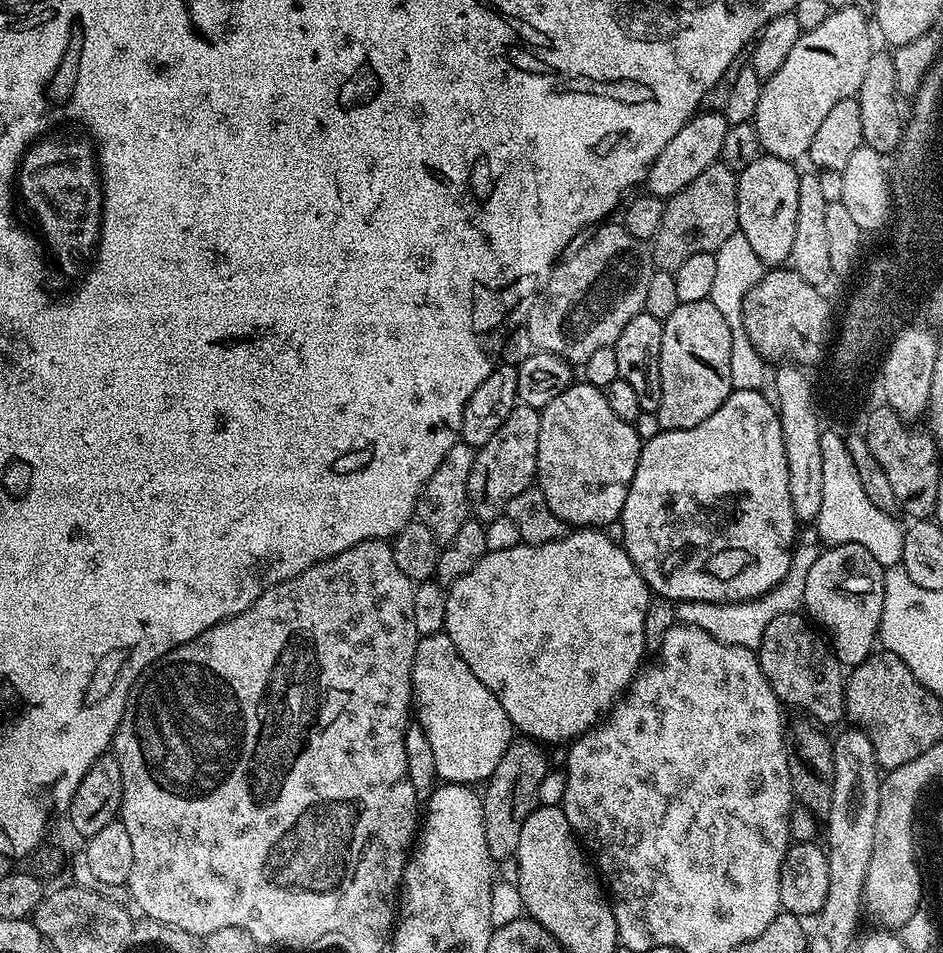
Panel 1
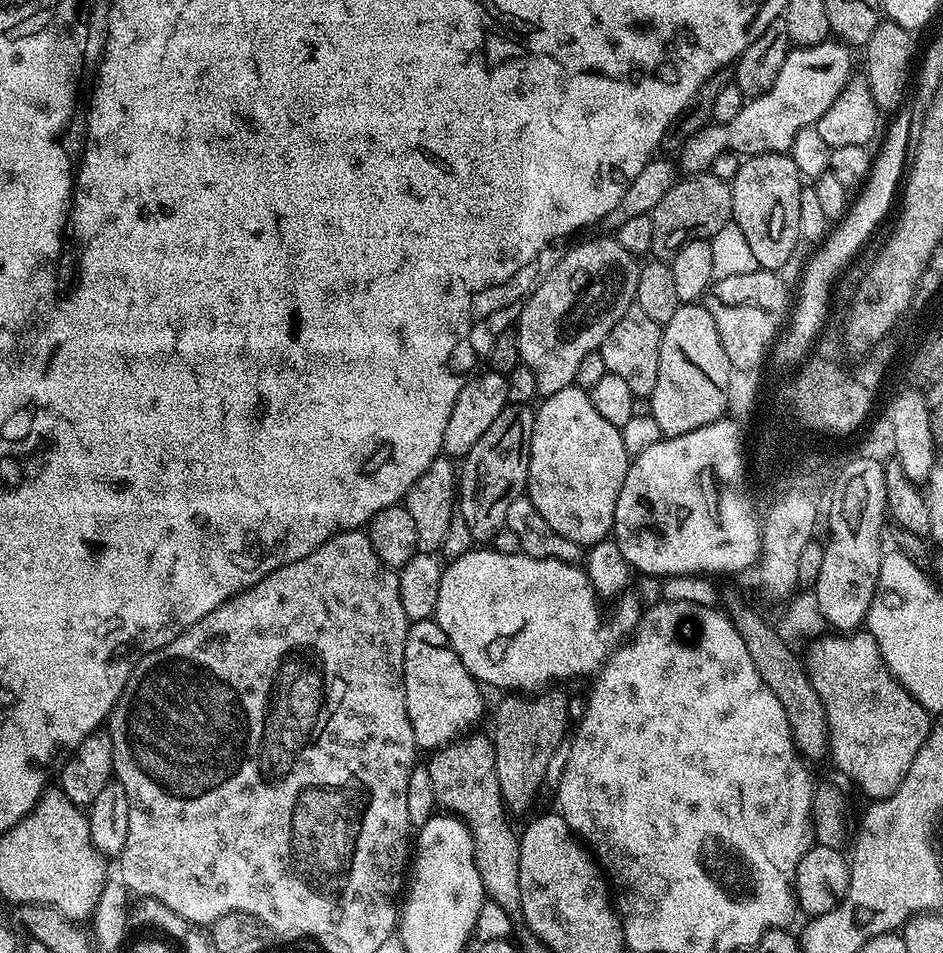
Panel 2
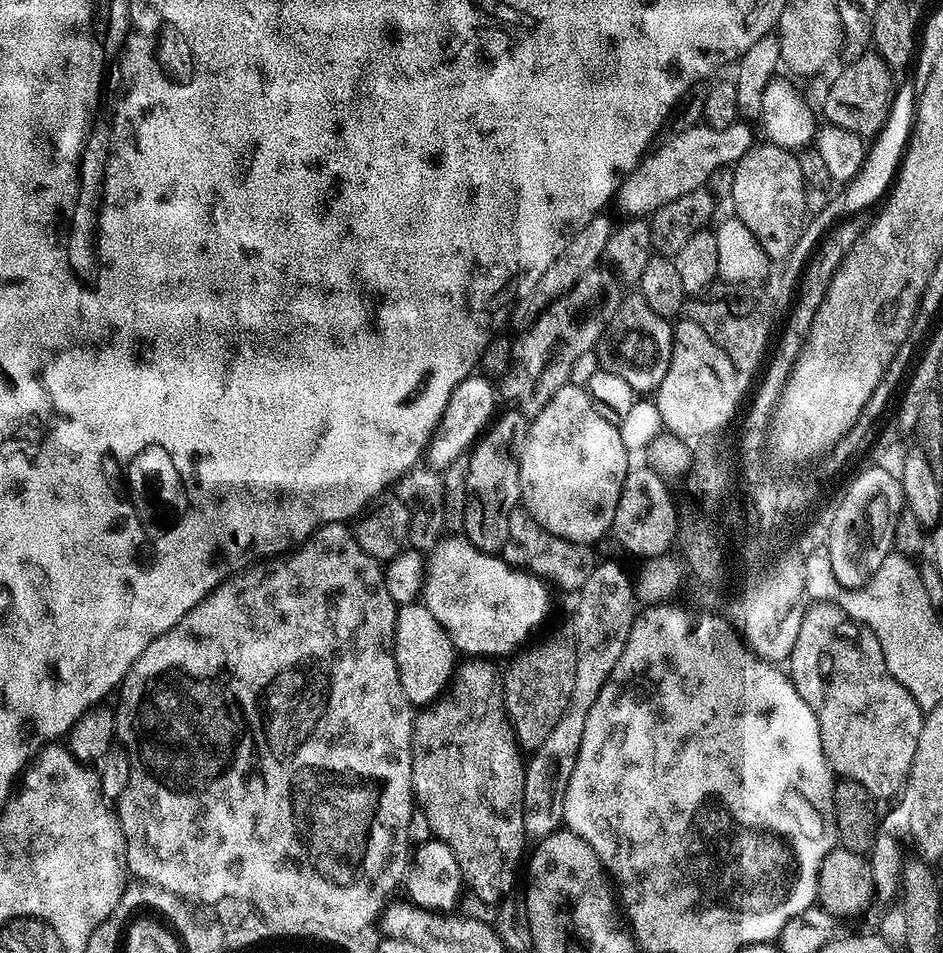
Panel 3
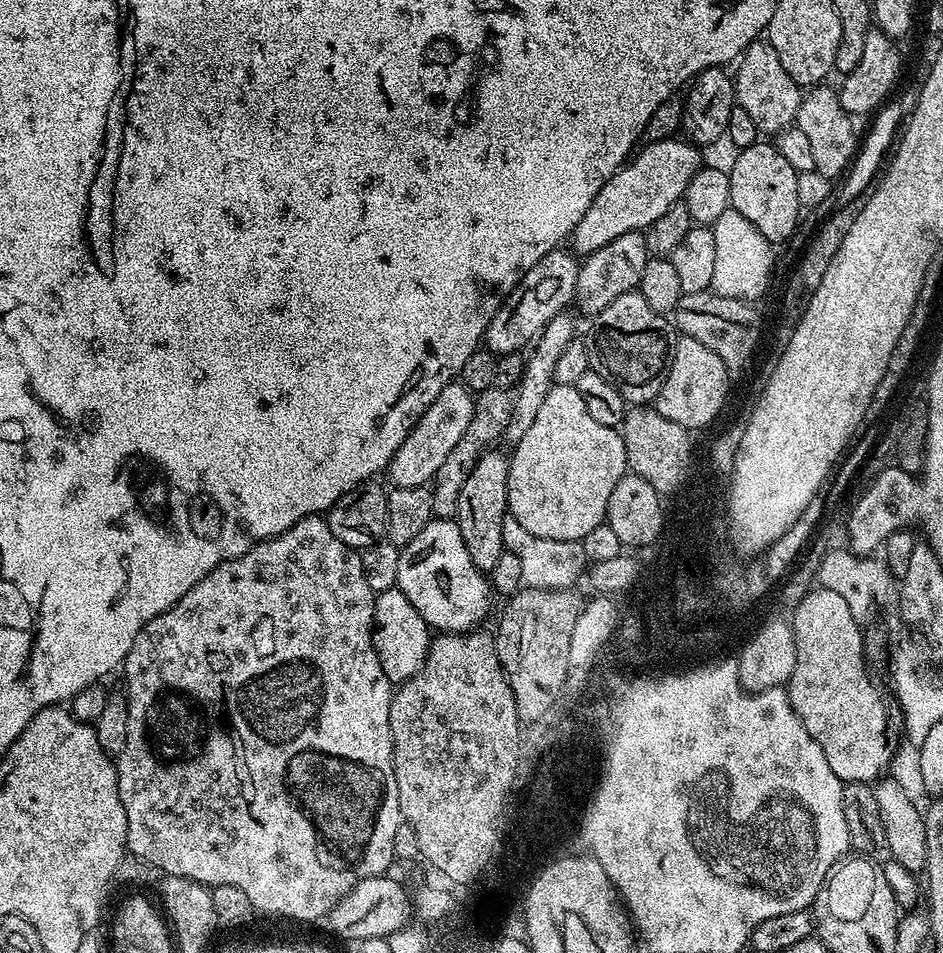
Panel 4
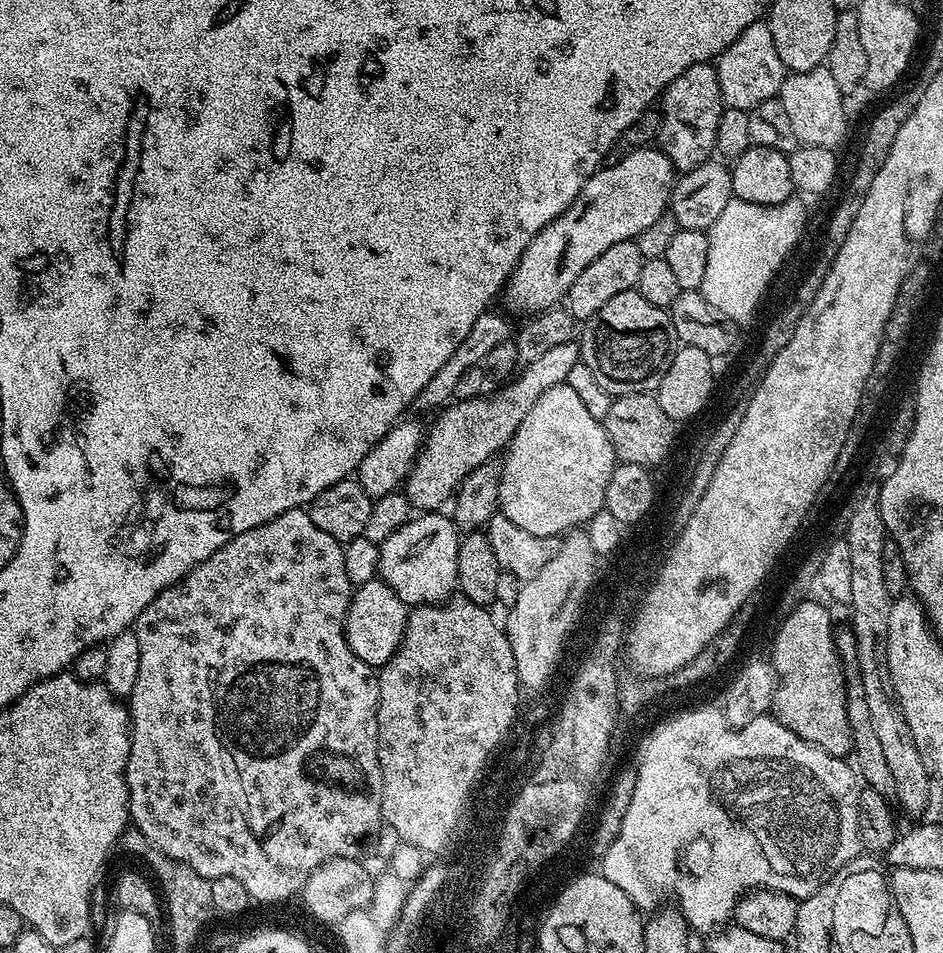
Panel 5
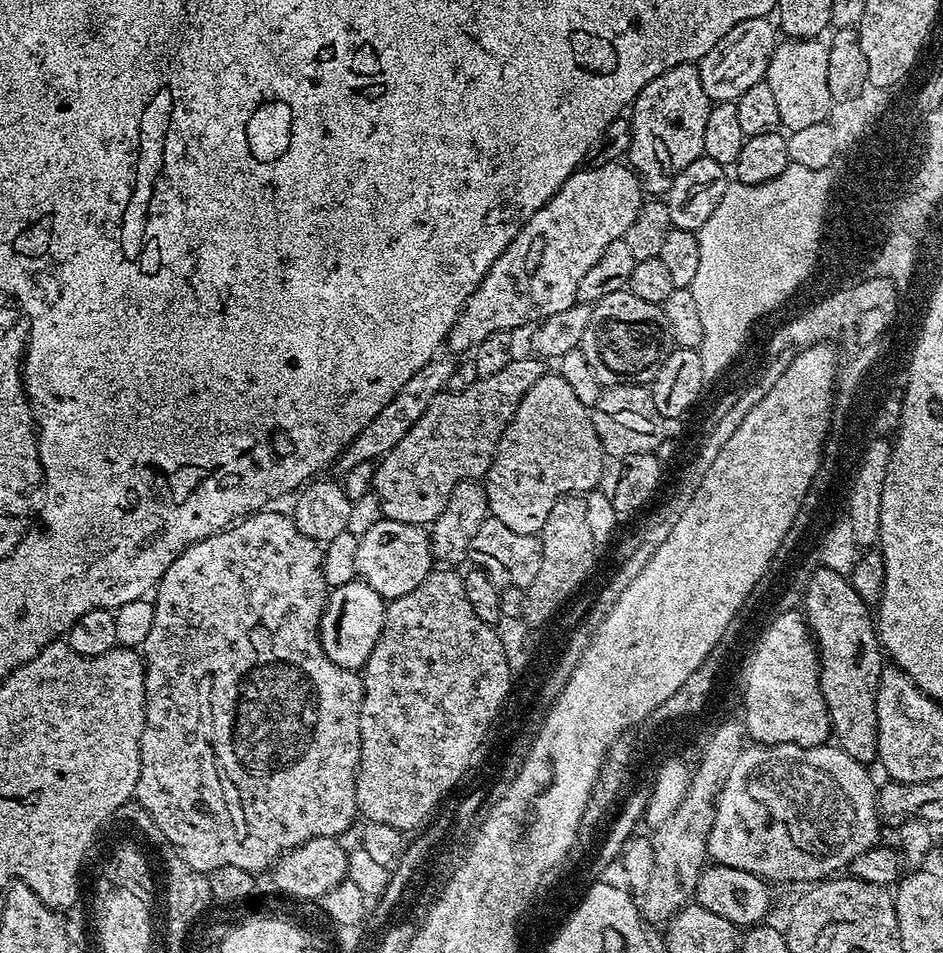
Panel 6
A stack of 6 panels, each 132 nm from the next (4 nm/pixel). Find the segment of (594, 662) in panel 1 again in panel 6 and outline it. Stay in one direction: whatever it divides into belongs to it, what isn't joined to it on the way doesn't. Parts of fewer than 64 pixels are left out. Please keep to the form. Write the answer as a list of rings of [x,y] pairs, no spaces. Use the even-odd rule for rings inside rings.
[[[381,519],[366,530],[357,542],[356,576],[378,590],[385,602],[410,594],[422,578],[434,571],[432,542],[429,533],[421,525]]]

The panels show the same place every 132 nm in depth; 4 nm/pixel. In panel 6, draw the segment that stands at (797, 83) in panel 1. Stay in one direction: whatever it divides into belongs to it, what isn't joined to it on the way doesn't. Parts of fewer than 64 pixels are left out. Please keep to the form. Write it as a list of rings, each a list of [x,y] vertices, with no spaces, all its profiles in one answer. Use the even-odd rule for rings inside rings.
[[[617,162],[597,168],[581,167],[573,172],[571,178],[554,194],[554,198],[547,200],[542,210],[538,210],[525,222],[510,246],[506,246],[494,266],[490,266],[474,294],[470,294],[450,330],[446,341],[447,351],[452,354],[471,353],[482,342],[482,338],[490,338],[490,334],[512,332],[527,324],[535,325],[548,316],[577,304],[578,281],[586,275],[590,266],[594,266],[594,262],[598,262],[598,258],[602,258],[602,253],[606,246],[610,246],[610,242],[624,239],[634,218],[638,218],[638,210],[644,205],[645,199],[640,179],[627,163]]]

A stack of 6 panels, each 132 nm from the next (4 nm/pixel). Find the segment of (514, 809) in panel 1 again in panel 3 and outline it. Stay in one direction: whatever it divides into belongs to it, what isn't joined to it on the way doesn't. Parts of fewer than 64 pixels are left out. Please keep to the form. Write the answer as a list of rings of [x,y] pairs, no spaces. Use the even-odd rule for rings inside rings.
[[[568,642],[548,644],[537,652],[528,651],[521,651],[507,661],[508,669],[502,672],[502,691],[504,715],[511,725],[515,743],[521,749],[535,750],[546,742],[567,710],[574,689],[575,654]]]

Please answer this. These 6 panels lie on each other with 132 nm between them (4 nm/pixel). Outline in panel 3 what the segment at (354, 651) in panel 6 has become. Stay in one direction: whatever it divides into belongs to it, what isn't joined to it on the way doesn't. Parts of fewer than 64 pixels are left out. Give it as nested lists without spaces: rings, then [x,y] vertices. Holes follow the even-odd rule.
[[[423,602],[402,604],[397,607],[392,653],[398,666],[398,678],[402,682],[402,690],[406,690],[406,698],[413,706],[428,706],[439,700],[448,685],[452,683],[452,677],[458,667],[456,648],[450,642],[446,630],[442,630],[442,626],[438,626],[438,618],[434,618],[434,614],[430,614],[430,610]]]

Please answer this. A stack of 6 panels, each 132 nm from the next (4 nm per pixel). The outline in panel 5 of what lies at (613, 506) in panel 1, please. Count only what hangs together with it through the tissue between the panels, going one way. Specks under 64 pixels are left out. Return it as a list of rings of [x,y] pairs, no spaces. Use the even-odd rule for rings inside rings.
[[[565,382],[546,390],[530,406],[530,414],[522,418],[502,463],[502,515],[529,534],[560,538],[587,525],[604,508],[606,486],[610,486],[610,474],[618,461],[603,423],[590,415]]]

